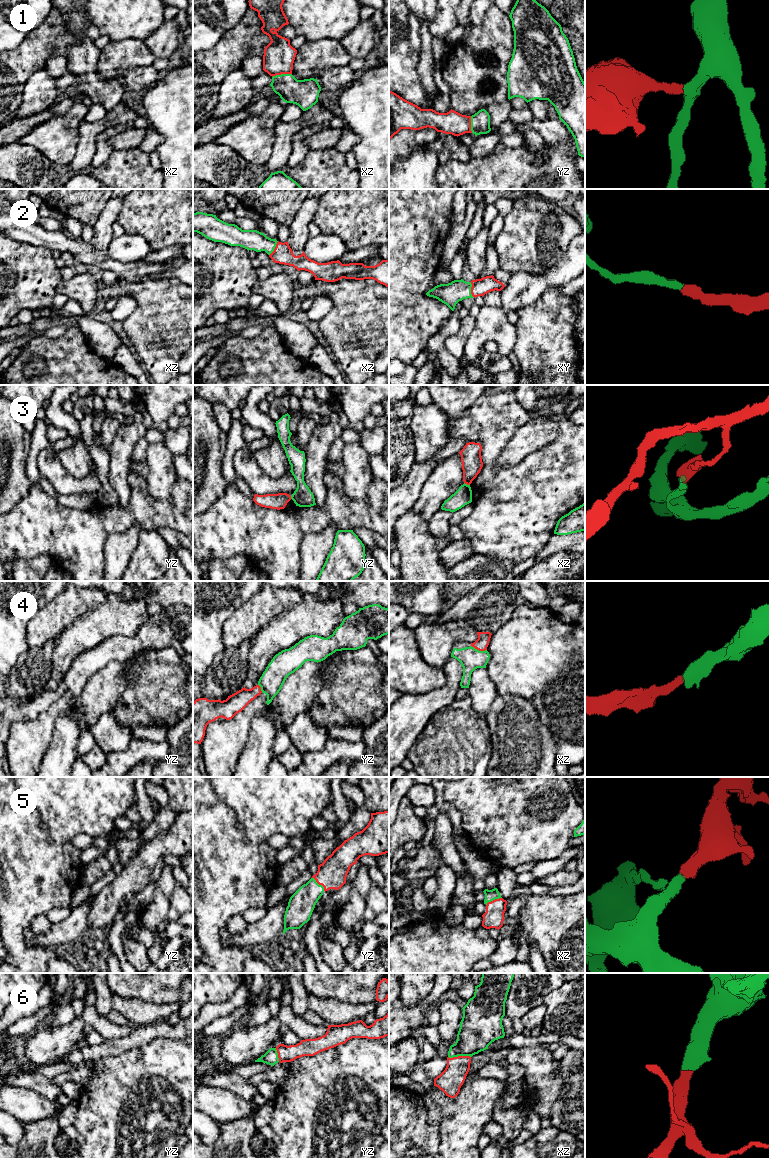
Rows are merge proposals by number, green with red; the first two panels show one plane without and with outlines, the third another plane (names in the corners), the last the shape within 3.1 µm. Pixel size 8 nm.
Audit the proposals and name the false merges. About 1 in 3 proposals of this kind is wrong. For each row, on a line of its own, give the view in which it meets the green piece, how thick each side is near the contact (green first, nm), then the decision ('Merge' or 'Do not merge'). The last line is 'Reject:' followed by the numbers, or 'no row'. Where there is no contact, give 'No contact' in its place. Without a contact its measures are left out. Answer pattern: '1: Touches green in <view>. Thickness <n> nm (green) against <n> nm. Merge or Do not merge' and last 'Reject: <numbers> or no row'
1: Touches green in xz. Thickness 220 nm (green) against 240 nm. Merge
2: Touches green in xy. Thickness 180 nm (green) against 140 nm. Merge
3: Touches green in xz. Thickness 140 nm (green) against 170 nm. Do not merge
4: Touches green in xz. Thickness 180 nm (green) against 110 nm. Merge
5: Touches green in xz. Thickness 90 nm (green) against 160 nm. Merge
6: Touches green in xz. Thickness 300 nm (green) against 190 nm. Merge
Reject: 3

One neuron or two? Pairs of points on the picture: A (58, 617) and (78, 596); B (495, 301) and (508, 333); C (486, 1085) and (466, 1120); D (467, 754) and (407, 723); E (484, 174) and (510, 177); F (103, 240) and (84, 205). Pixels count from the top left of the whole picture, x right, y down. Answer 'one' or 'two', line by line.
A: one
B: two
C: one
D: two
E: one
F: two

